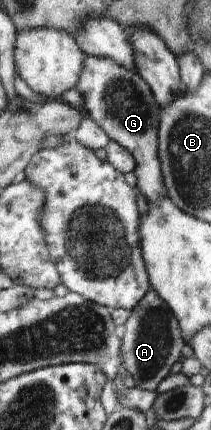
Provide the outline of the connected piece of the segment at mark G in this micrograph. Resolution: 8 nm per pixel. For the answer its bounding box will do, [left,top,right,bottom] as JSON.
[74,56,167,203]

